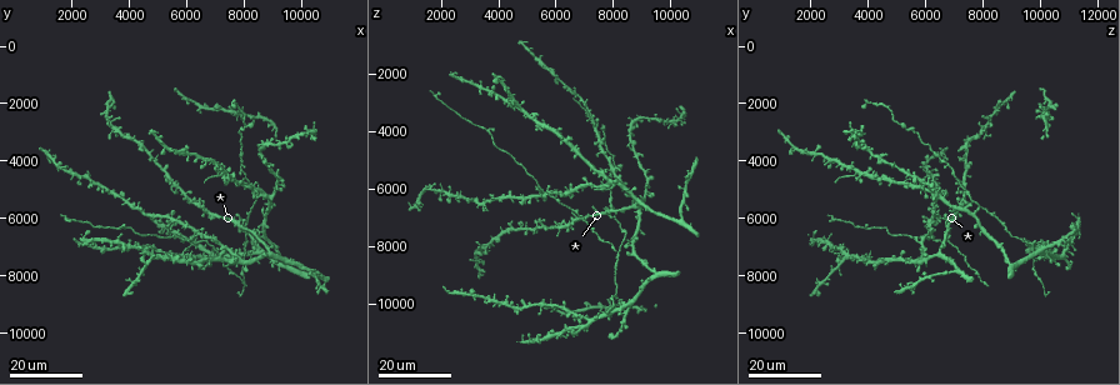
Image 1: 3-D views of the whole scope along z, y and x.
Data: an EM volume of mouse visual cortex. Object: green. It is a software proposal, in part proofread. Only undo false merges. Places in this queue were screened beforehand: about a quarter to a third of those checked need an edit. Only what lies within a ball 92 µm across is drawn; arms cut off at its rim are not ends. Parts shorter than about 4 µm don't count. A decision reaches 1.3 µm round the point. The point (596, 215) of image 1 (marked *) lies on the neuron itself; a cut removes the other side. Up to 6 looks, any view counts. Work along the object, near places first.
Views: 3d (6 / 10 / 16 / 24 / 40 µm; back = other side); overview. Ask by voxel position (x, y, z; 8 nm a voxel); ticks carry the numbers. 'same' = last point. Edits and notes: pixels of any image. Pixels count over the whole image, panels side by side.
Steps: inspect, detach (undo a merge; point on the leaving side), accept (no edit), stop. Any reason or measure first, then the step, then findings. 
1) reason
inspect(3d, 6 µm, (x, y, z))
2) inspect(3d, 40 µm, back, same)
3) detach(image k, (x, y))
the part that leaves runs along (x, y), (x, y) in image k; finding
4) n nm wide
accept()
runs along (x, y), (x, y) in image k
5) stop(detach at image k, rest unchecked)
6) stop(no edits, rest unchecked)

small branch off a trunk
inspect(3d, 16 µm, (7200, 4400, 3500))

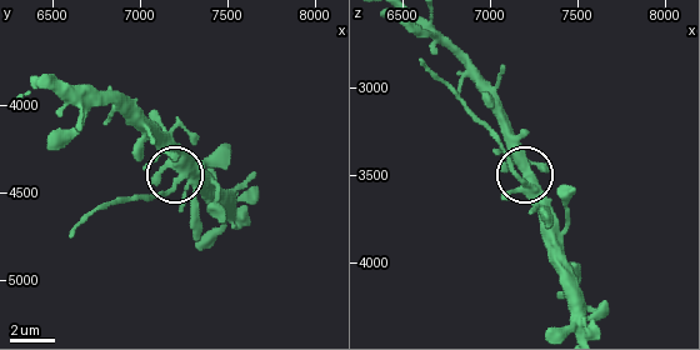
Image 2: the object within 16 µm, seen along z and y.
inspect(3d, 6 µm, same)

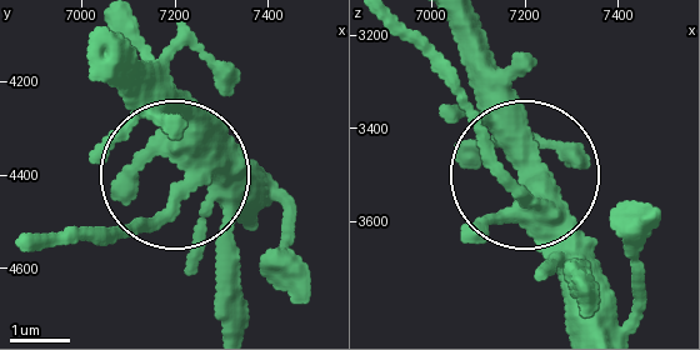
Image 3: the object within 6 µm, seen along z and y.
420 nm wide
detach(image 3, (126, 235))
two neurons meet here

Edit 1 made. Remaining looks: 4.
redraw
inspect(overview)

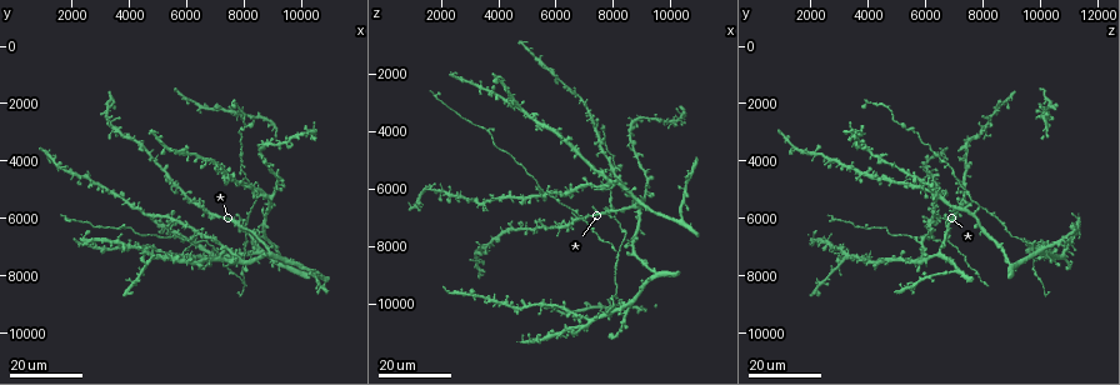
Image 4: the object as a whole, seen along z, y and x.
a narrow waist
inspect(3d, 16 µm, (8100, 5900, 8300))

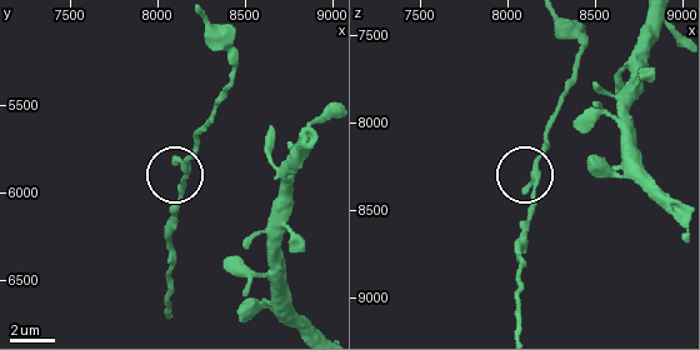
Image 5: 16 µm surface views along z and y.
inspect(3d, 6 µm, (8160, 5920, 8400))

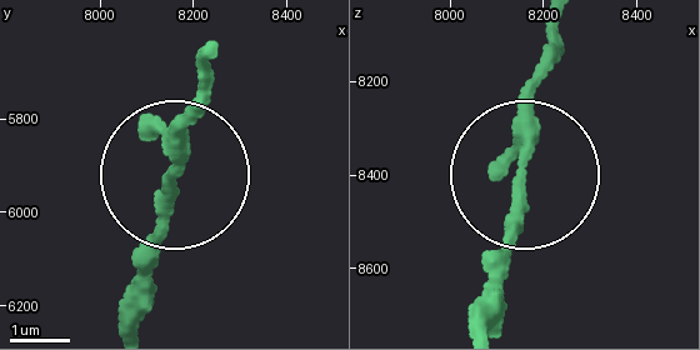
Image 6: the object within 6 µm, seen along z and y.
inspect(3d, 6 µm, back, (8150, 5920, 8385))

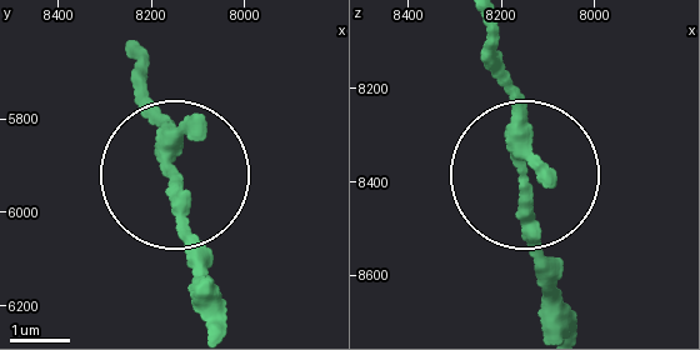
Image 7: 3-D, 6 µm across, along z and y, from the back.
3 arms
accept()
continuous, no second neuron

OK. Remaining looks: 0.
stop(detach at image 3, rest unchecked)

